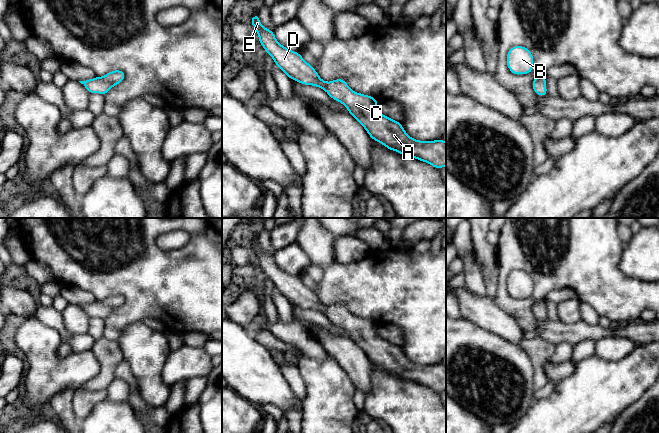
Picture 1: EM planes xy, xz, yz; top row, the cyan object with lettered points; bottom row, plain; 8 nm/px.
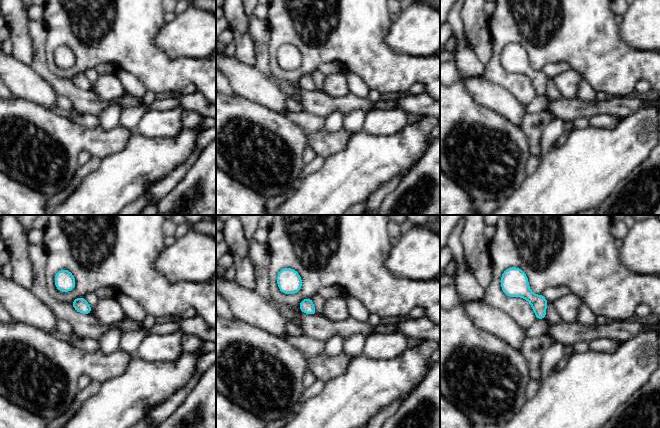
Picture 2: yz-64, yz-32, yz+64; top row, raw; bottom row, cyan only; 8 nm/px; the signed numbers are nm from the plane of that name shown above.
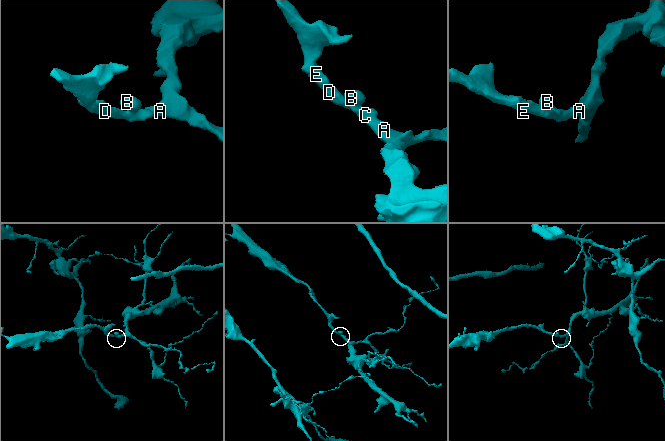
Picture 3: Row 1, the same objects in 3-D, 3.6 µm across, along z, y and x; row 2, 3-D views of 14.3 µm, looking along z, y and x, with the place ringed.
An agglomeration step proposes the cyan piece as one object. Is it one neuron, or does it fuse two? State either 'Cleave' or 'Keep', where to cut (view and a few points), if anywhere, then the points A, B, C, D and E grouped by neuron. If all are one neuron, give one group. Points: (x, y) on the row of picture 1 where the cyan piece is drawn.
Keep. No split. Groups: A B C D E

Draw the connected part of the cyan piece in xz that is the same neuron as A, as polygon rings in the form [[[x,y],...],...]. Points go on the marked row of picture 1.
[[[258,14],[251,19],[253,27],[256,29],[260,44],[265,51],[274,59],[275,64],[290,78],[305,85],[313,85],[325,90],[328,95],[342,103],[352,115],[368,132],[370,137],[383,144],[386,148],[394,150],[404,156],[414,157],[417,160],[429,163],[435,168],[446,166],[446,142],[443,140],[419,141],[407,135],[400,122],[397,122],[385,115],[380,114],[376,107],[378,101],[371,96],[356,93],[351,90],[343,79],[336,79],[331,82],[323,81],[315,69],[308,64],[300,53],[291,51],[279,44],[274,36],[274,32],[263,27],[260,23]]]

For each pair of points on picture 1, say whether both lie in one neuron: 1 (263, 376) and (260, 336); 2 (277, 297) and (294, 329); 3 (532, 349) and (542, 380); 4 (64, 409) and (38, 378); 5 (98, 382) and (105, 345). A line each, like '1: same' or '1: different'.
1: different
2: different
3: same
4: different
5: same

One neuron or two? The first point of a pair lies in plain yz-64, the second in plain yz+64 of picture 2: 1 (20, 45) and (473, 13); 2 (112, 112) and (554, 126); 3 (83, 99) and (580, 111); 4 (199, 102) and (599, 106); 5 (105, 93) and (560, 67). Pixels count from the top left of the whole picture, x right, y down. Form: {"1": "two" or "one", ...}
{"1": "two", "2": "one", "3": "one", "4": "one", "5": "two"}

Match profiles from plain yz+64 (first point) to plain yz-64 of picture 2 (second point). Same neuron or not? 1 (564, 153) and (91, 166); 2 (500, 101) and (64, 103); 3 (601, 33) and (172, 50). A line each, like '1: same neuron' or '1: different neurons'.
1: different neurons
2: different neurons
3: different neurons

